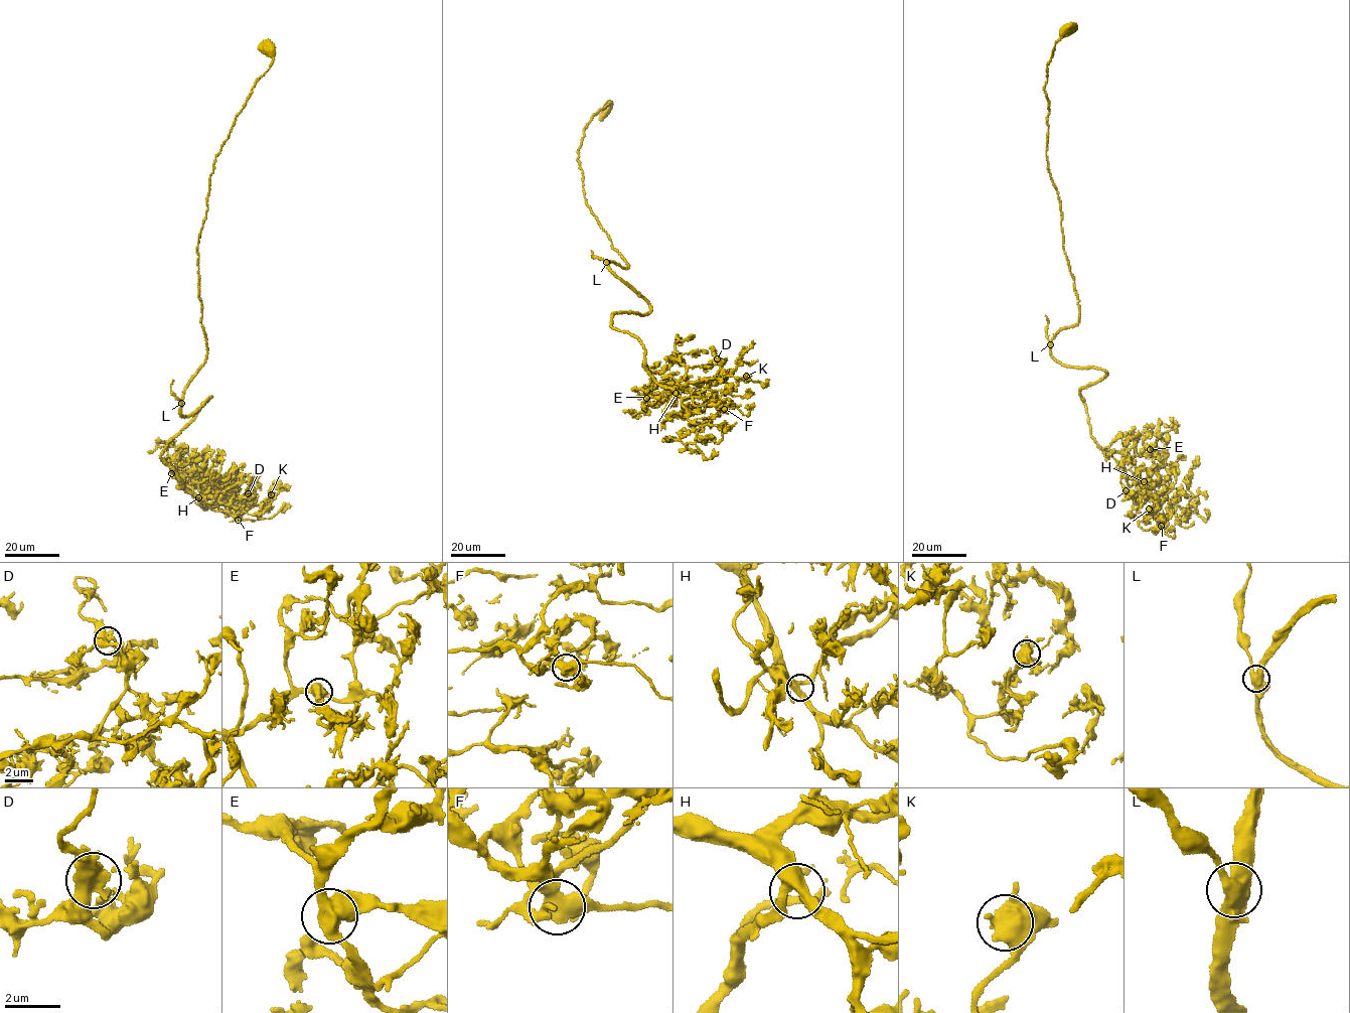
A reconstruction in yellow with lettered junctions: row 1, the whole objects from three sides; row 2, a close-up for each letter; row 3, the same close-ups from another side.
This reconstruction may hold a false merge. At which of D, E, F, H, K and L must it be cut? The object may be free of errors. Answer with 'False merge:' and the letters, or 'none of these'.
False merge: none of these

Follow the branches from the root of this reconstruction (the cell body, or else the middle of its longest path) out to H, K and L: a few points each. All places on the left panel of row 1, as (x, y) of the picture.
H: (268, 48), (270, 67), (215, 157), (197, 246), (206, 355), (180, 414), (210, 397), (161, 456), (198, 497)
K: (268, 48), (197, 246), (206, 355), (180, 414), (210, 397), (161, 459), (249, 514), (271, 494)
L: (268, 48), (270, 67), (237, 115), (209, 177), (197, 249), (206, 355), (181, 403)

